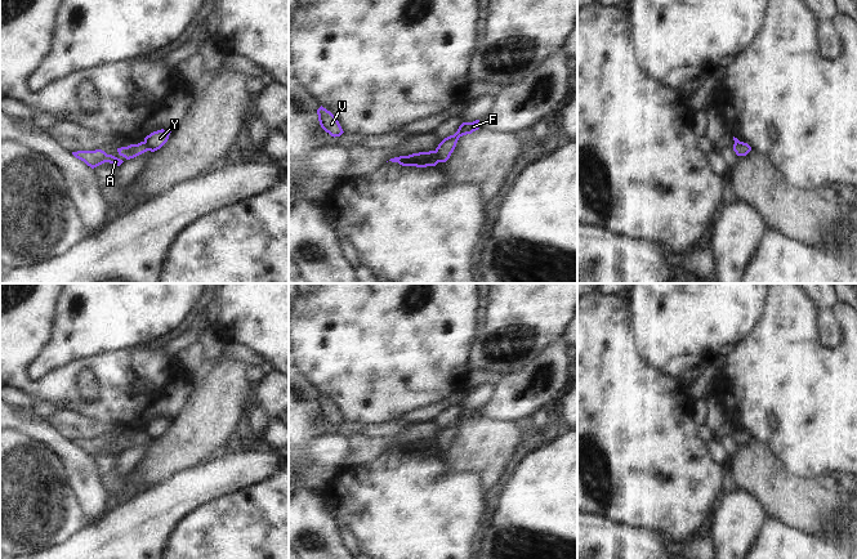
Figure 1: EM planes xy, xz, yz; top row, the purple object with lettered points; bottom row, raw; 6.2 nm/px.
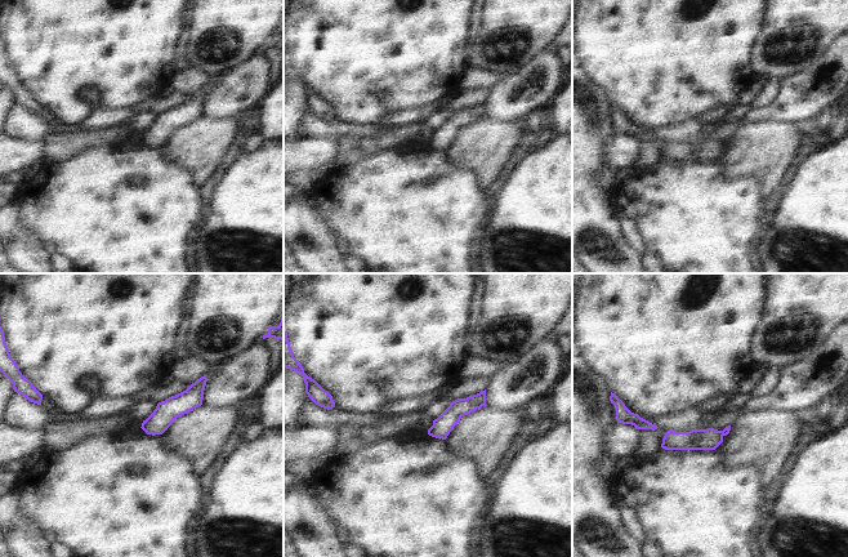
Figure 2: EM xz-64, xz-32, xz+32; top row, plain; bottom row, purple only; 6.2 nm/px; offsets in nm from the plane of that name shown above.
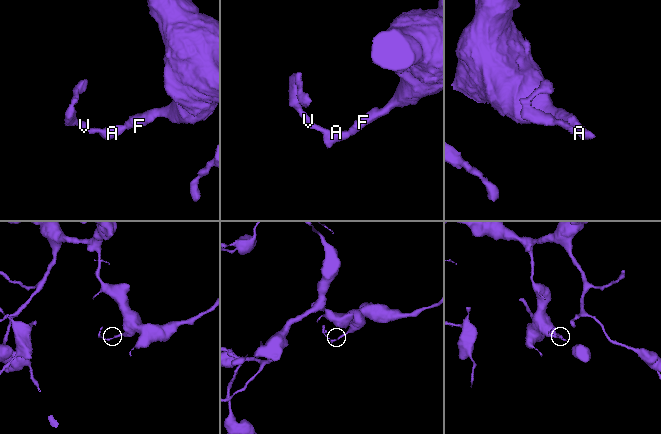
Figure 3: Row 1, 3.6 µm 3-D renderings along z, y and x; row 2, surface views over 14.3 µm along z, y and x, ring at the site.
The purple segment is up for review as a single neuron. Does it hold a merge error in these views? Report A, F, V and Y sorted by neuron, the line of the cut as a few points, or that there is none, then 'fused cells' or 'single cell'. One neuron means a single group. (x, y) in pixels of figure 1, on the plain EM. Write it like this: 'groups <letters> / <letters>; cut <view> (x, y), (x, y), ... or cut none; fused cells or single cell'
groups A V / F Y; cut xz (433, 439), (440, 450); fused cells

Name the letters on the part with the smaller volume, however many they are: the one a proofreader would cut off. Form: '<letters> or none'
A, V

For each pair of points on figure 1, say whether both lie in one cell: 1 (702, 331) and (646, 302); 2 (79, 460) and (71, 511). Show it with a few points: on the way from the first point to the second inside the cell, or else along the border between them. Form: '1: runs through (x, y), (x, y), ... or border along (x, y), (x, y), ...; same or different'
1: runs through (688, 317), (684, 313), (660, 313); same
2: border along (68, 484), (77, 497); different

